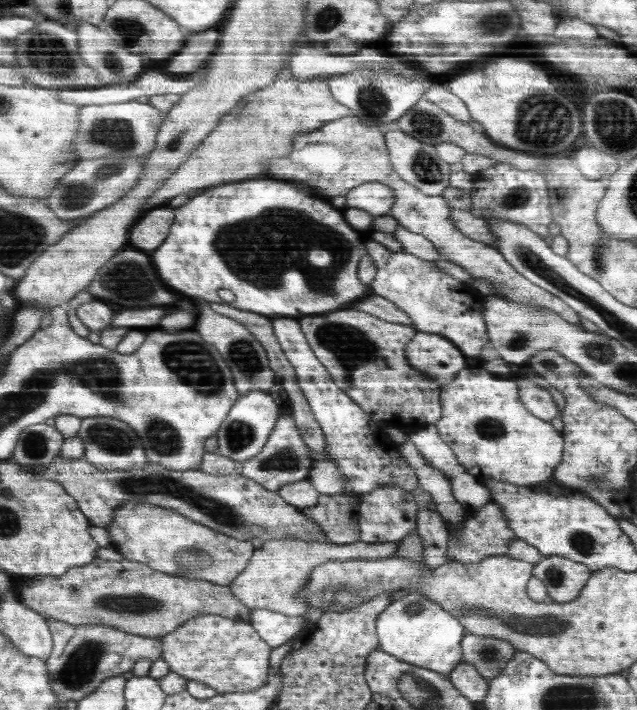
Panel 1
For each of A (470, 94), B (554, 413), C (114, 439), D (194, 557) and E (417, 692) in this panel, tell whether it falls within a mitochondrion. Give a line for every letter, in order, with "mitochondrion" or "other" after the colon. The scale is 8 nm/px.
A: other
B: other
C: mitochondrion
D: mitochondrion
E: mitochondrion

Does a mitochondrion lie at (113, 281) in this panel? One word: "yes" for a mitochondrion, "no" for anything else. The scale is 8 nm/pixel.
yes

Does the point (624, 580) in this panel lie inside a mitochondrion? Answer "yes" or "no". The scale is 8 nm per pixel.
no

